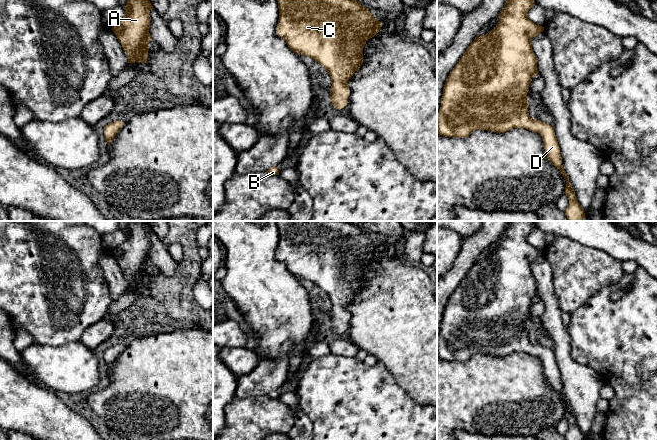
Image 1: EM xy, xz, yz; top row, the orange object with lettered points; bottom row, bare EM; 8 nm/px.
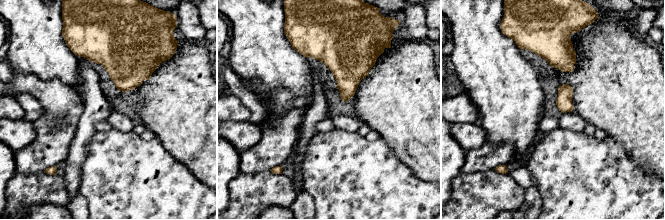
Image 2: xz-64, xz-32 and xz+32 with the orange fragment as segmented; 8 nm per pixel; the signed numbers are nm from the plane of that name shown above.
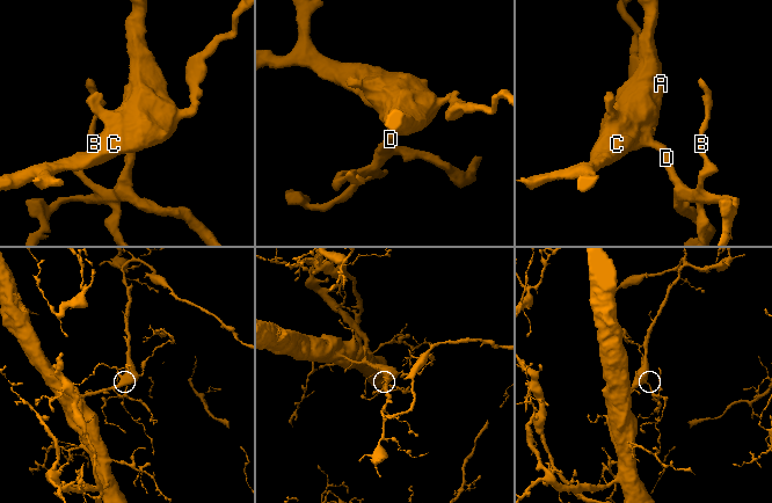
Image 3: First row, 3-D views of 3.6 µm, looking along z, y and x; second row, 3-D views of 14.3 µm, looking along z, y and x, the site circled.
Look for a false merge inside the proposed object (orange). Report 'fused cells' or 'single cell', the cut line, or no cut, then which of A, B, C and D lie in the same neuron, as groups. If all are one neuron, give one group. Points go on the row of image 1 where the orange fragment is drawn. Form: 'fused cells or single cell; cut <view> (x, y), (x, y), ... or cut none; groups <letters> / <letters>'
single cell; cut none; groups A B C D

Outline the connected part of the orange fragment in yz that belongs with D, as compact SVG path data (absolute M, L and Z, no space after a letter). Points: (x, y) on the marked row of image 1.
M507 0L498 15L496 27L481 37L477 36L467 48L445 82L437 114L437 134L466 138L475 130L504 133L513 128L525 128L539 133L547 159L560 170L566 181L565 194L569 204L565 215L568 221L584 221L584 210L562 166L554 127L531 118L528 111L527 93L532 78L538 75L537 58L531 40L544 31L544 27L528 19L528 12L534 4L534 0Z

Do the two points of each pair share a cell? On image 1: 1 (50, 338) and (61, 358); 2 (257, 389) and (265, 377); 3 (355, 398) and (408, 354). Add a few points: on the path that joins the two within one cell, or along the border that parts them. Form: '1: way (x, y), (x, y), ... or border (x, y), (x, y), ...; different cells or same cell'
1: border (77, 340), (57, 346), (35, 343); different cells
2: way (257, 386), (262, 380); same cell
3: border (378, 361), (402, 388); different cells

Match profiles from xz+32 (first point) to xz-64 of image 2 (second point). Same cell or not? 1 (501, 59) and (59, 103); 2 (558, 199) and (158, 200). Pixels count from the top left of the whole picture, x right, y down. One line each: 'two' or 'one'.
1: two
2: one

